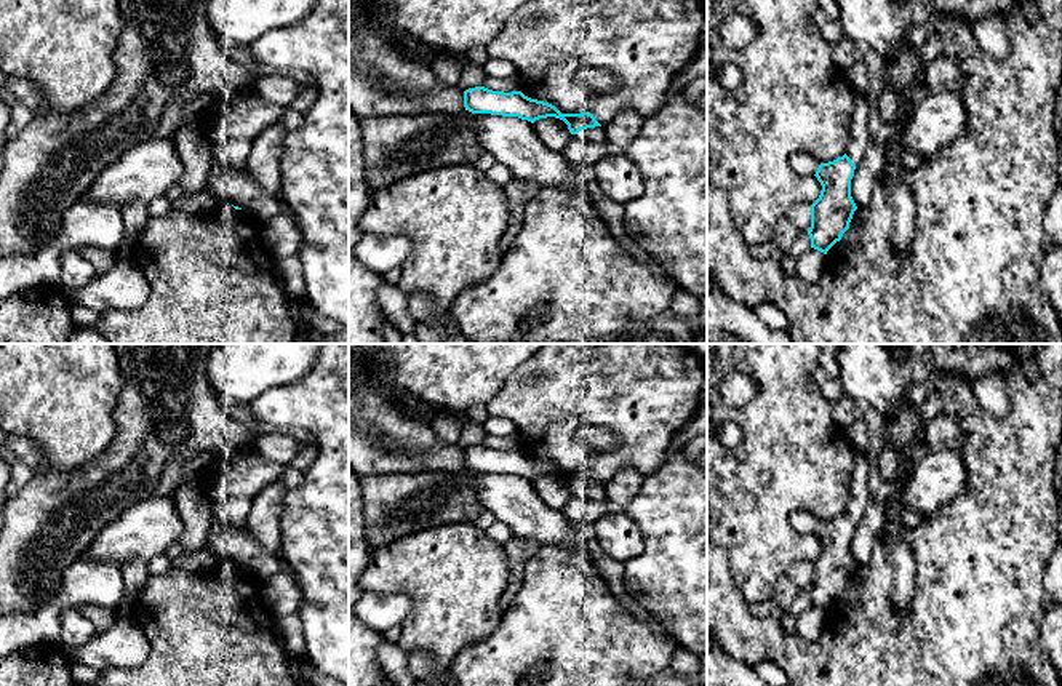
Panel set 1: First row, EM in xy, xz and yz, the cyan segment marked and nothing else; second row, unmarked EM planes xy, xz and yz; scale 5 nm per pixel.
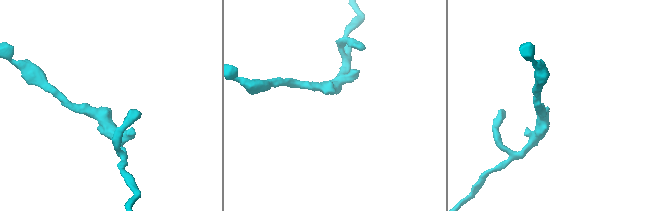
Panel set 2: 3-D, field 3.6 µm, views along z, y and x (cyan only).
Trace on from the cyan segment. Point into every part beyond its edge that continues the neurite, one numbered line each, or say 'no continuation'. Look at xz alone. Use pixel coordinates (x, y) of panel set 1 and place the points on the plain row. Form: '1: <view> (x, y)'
1: xz (595, 493)

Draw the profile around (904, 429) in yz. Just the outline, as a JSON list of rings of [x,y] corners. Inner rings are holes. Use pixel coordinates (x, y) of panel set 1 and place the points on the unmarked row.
[[[902,405],[889,419],[884,419],[883,435],[886,435],[899,451],[899,469],[896,485],[899,491],[916,462],[915,448],[926,441],[926,425],[920,421],[920,406]]]

